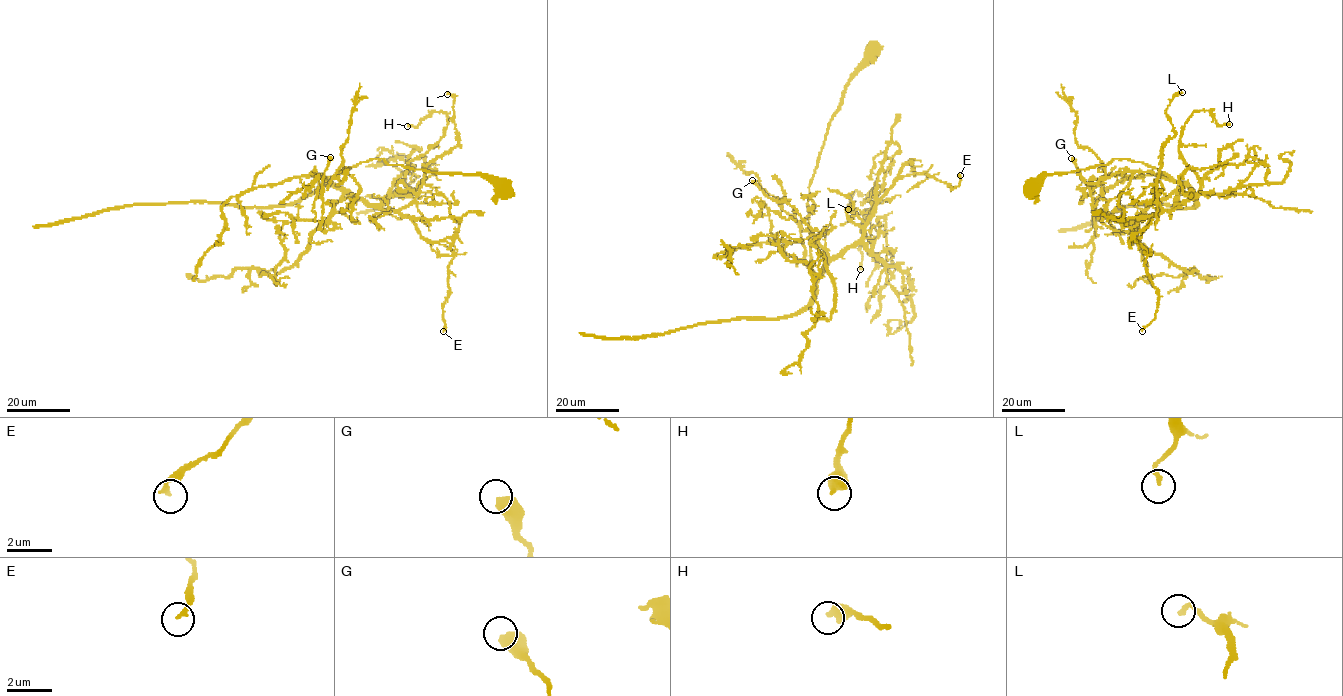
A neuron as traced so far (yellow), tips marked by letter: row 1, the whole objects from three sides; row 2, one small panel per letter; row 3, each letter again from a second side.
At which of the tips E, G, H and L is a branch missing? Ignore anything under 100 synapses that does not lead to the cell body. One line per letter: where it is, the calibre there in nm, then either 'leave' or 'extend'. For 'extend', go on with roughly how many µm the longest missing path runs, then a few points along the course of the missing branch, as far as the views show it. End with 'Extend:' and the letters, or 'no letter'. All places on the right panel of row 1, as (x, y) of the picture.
E: place (1142, 331); calibre 180 nm; leave
G: place (1071, 158); calibre 600 nm; leave
H: place (1229, 124); calibre 500 nm; leave
L: place (1182, 92); calibre 180 nm; leave
Extend: no letter

